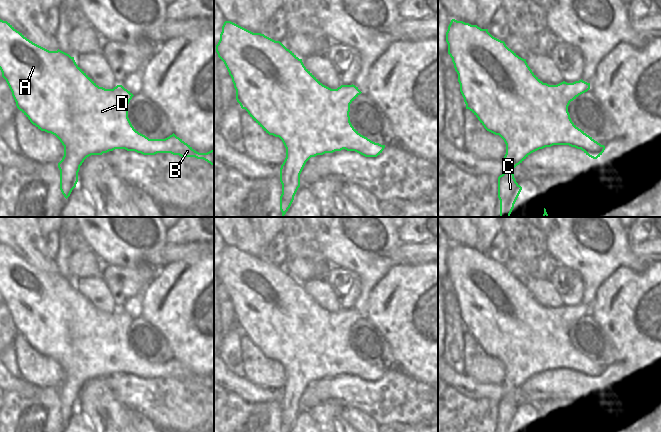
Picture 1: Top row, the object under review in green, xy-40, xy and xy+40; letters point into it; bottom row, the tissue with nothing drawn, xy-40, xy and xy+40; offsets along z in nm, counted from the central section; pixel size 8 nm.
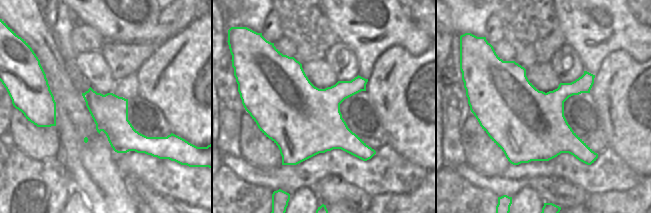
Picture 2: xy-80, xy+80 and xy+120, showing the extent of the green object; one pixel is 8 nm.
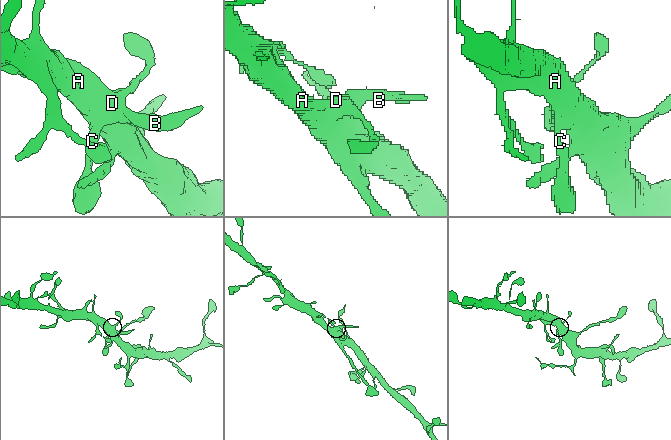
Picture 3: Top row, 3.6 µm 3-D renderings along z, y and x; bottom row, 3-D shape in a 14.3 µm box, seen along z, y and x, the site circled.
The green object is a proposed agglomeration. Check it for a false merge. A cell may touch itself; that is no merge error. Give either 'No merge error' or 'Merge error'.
No merge error

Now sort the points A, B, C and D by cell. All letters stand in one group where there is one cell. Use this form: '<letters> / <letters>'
A B C D

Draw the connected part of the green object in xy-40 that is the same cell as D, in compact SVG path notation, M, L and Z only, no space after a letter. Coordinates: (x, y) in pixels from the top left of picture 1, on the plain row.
M0 243L0 294L6 304L17 332L41 355L55 359L64 370L64 380L58 387L60 414L67 423L78 406L78 396L84 384L91 379L102 379L115 373L135 375L143 379L171 377L181 381L203 383L214 390L214 373L199 377L174 357L165 363L149 363L139 357L128 342L128 328L134 320L122 309L113 313L99 311L75 286L74 281L57 274L49 275L17 255L10 247Z

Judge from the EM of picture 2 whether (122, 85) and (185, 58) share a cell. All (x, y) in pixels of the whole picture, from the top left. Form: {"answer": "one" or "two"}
{"answer": "two"}

